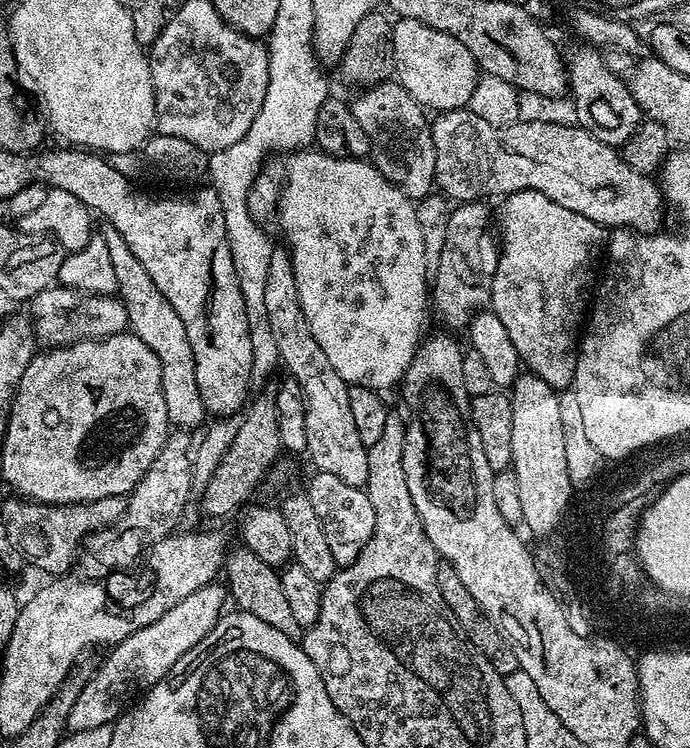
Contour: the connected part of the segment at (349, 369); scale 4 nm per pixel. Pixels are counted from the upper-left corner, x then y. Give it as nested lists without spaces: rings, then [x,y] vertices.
[[[297,150],[287,160],[284,185],[279,188],[274,181],[261,179],[252,189],[250,204],[257,213],[268,212],[280,196],[283,243],[292,258],[298,302],[302,302],[310,334],[349,386],[361,384],[377,390],[397,387],[420,346],[424,311],[430,308],[430,273],[416,204],[367,159]]]

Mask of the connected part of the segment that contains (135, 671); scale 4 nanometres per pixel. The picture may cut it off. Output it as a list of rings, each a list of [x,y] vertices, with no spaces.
[[[213,582],[202,586],[194,590],[194,594],[182,598],[178,606],[170,606],[170,610],[166,610],[158,622],[150,622],[150,626],[130,634],[130,638],[115,645],[109,651],[112,653],[105,658],[104,665],[92,677],[89,675],[85,679],[74,707],[70,710],[69,729],[72,732],[85,732],[115,722],[141,695],[142,690],[163,680],[183,661],[190,649],[198,646],[198,642],[202,642],[202,638],[214,630],[225,611],[224,600],[226,604],[226,588],[223,583]]]

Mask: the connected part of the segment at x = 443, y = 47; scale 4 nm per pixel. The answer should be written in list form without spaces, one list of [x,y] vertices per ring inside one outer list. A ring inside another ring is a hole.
[[[401,19],[398,24],[398,83],[419,102],[420,107],[433,113],[453,112],[470,102],[478,79],[476,59],[450,34],[434,30],[417,20]]]

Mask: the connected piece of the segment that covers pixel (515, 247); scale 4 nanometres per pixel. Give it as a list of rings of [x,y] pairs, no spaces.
[[[534,190],[511,192],[503,197],[501,204],[504,205],[500,216],[498,212],[500,257],[494,274],[490,311],[506,326],[506,334],[510,334],[510,342],[514,342],[514,350],[518,350],[521,365],[527,371],[542,378],[551,388],[571,389],[578,337],[586,320],[586,301],[594,288],[592,271],[596,268],[596,259],[599,256],[601,259],[606,229],[598,222],[590,222],[590,218],[582,218],[582,214],[574,214],[574,210],[566,210],[566,206],[558,206],[558,202],[550,202],[546,194]]]

